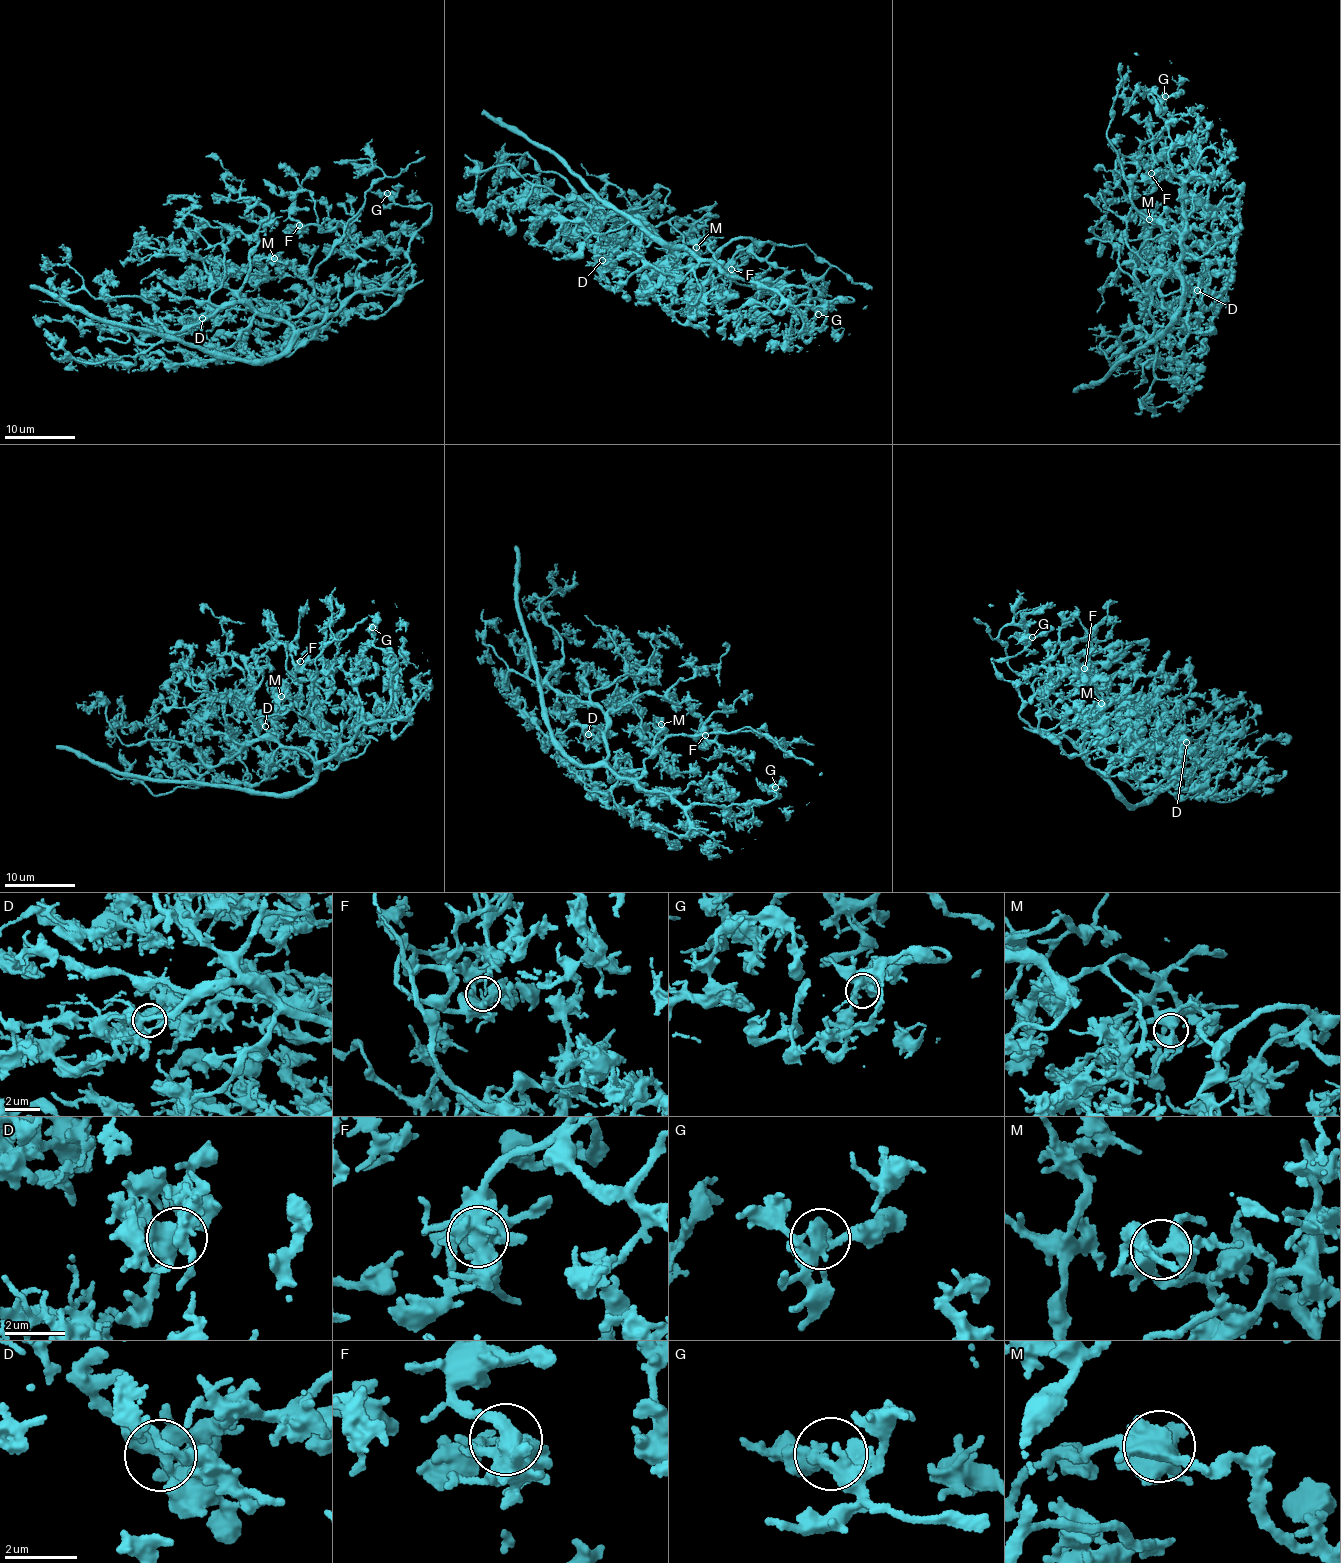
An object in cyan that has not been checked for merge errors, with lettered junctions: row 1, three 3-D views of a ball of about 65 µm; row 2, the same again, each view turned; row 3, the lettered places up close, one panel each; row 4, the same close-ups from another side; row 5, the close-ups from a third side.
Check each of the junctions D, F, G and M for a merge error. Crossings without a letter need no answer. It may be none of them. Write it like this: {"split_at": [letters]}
{"split_at": []}

